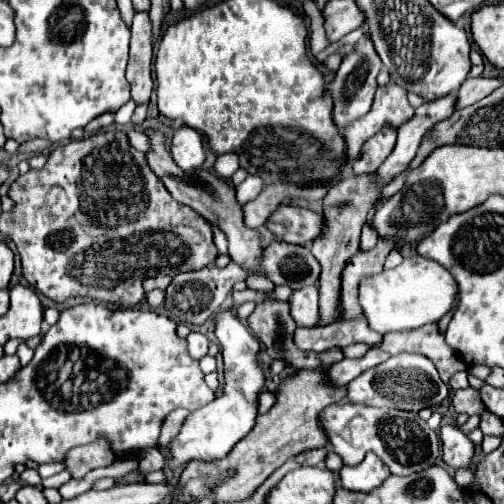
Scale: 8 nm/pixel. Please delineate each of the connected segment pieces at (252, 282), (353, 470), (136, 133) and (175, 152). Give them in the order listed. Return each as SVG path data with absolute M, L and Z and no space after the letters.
M254 274L246 280L248 288L254 288L254 290L264 290L264 292L270 292L274 288L274 284L264 276L264 274Z
M368 452L358 466L344 466L340 470L340 484L352 492L370 492L388 474L388 466L374 452Z
M128 130L128 138L130 138L130 144L140 150L142 154L148 154L152 150L152 144L150 144L150 138L142 132L142 130Z
M188 126L178 128L174 132L174 136L172 136L170 152L172 152L174 162L180 168L184 168L184 170L198 168L206 158L206 148L204 148L202 134L192 130L192 128L188 128Z

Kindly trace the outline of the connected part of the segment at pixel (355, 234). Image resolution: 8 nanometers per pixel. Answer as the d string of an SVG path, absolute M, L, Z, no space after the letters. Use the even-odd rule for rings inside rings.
M344 176L336 186L328 190L328 196L324 198L324 216L328 220L328 232L324 232L324 238L316 240L312 244L314 258L322 264L320 274L320 320L316 326L328 326L342 320L342 302L340 302L340 284L342 284L342 270L346 268L348 260L360 250L360 228L368 220L368 212L380 194L380 188L372 184L370 176ZM338 202L346 202L344 208L336 208Z

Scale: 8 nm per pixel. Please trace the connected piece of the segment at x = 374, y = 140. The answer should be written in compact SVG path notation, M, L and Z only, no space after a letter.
M384 128L384 132L378 132L376 136L368 138L358 154L358 160L354 162L352 172L376 172L390 156L394 144L396 144L396 130L390 128Z

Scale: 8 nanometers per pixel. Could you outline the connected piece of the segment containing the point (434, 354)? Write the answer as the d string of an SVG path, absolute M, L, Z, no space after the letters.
M426 324L416 332L390 332L388 336L384 336L380 348L390 352L392 356L400 352L410 352L430 358L446 384L454 372L466 370L466 366L448 348L438 324Z

